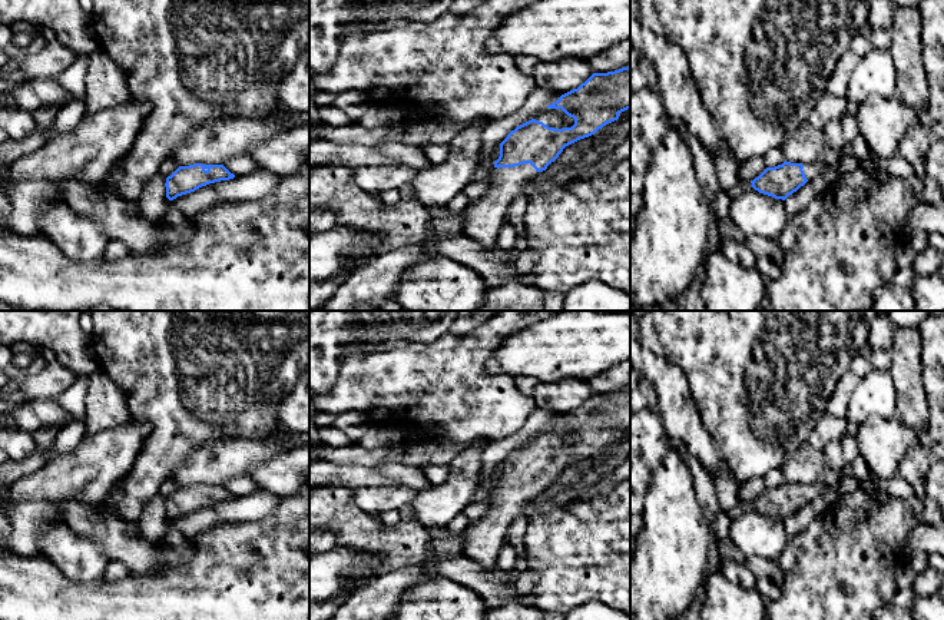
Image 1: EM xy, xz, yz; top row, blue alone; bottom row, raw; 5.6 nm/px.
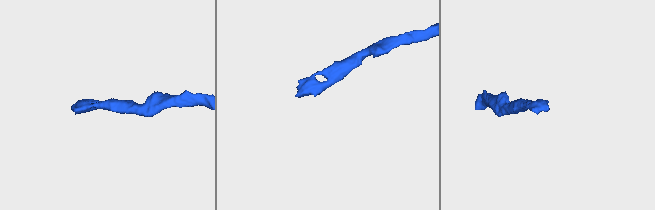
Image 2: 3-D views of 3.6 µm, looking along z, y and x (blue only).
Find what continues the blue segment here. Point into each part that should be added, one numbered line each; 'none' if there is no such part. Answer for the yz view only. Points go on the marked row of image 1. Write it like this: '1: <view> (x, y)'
1: yz (814, 169)

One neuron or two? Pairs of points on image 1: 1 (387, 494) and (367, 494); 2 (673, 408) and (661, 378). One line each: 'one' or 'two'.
1: one
2: one

